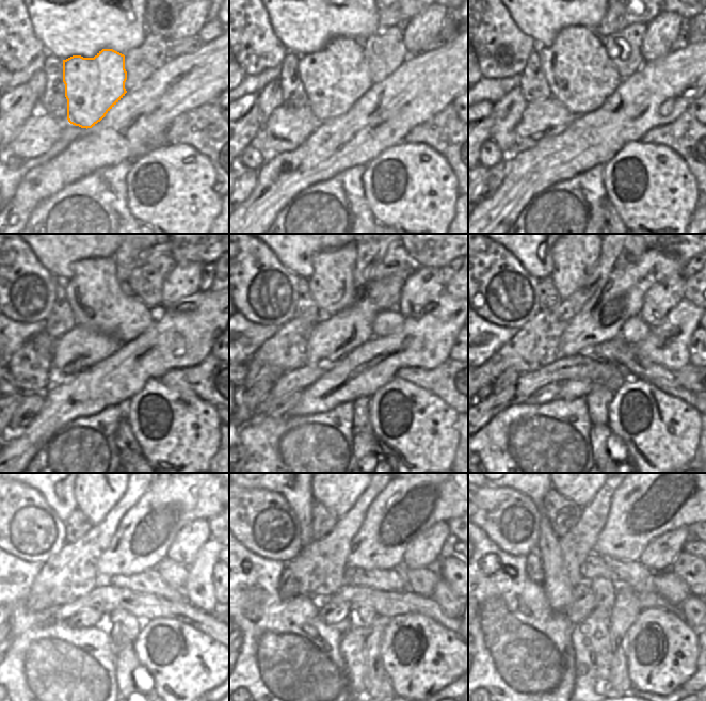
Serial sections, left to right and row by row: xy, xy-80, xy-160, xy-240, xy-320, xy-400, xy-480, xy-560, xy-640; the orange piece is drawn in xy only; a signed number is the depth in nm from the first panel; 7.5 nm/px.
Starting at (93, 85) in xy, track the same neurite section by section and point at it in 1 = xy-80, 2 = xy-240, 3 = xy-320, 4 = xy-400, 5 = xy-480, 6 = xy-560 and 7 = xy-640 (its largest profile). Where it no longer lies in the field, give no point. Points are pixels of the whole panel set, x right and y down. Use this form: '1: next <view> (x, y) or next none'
1: next xy-80 (335, 78)
2: next xy-240 (99, 301)
3: next xy-320 (331, 284)
4: next xy-400 (575, 255)
5: next xy-480 (96, 494)
6: next xy-560 (338, 494)
7: next xy-640 (581, 494)

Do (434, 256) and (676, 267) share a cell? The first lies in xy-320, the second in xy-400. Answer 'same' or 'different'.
different

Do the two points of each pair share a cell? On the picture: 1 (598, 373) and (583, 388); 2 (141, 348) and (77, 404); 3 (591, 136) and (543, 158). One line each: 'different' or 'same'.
1: same
2: same
3: same

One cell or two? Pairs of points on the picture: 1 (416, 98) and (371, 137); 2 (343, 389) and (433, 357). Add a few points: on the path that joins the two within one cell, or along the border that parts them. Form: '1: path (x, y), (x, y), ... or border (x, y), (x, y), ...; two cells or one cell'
1: path (405, 102), (382, 126); one cell
2: path (366, 369), (370, 369), (389, 357), (411, 357); one cell

